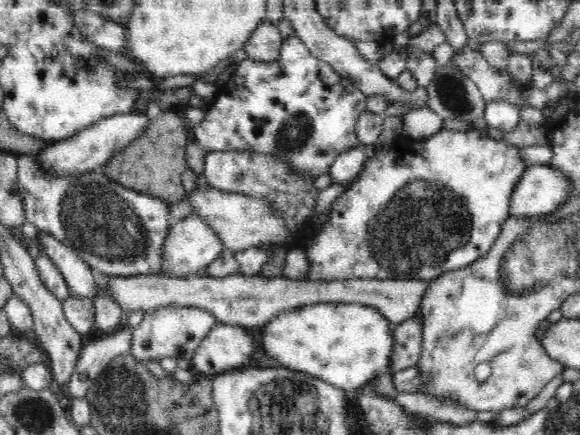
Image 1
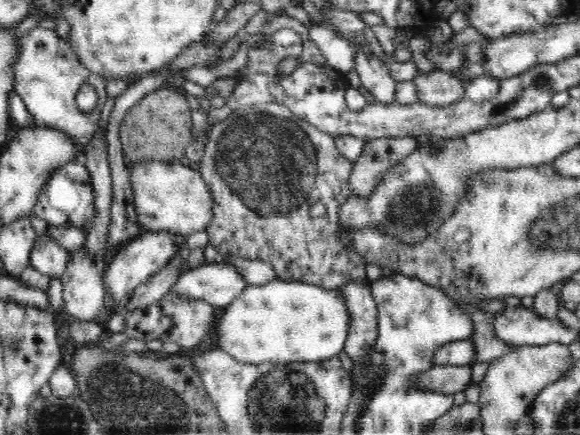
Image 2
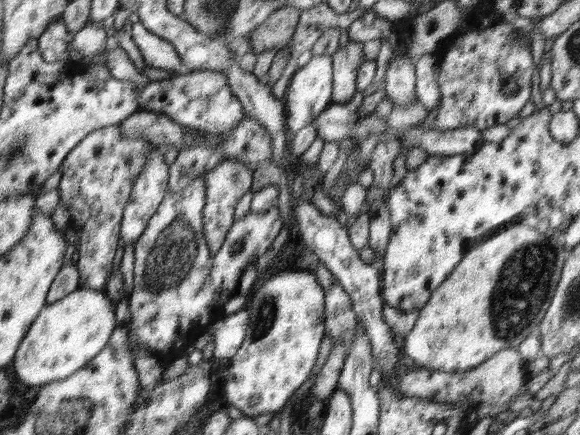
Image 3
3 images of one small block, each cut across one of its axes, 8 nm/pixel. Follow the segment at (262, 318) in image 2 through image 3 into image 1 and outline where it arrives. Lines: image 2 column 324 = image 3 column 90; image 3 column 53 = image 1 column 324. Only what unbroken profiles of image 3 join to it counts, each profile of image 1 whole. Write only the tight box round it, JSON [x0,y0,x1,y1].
[262,303,396,391]

